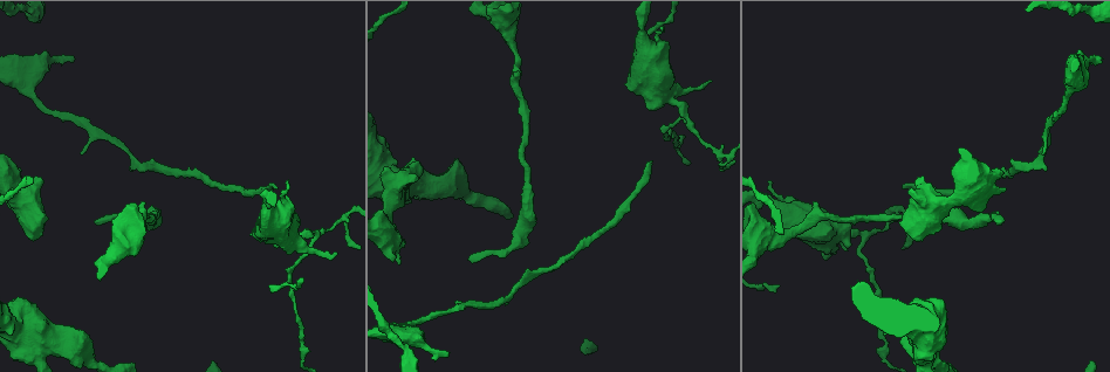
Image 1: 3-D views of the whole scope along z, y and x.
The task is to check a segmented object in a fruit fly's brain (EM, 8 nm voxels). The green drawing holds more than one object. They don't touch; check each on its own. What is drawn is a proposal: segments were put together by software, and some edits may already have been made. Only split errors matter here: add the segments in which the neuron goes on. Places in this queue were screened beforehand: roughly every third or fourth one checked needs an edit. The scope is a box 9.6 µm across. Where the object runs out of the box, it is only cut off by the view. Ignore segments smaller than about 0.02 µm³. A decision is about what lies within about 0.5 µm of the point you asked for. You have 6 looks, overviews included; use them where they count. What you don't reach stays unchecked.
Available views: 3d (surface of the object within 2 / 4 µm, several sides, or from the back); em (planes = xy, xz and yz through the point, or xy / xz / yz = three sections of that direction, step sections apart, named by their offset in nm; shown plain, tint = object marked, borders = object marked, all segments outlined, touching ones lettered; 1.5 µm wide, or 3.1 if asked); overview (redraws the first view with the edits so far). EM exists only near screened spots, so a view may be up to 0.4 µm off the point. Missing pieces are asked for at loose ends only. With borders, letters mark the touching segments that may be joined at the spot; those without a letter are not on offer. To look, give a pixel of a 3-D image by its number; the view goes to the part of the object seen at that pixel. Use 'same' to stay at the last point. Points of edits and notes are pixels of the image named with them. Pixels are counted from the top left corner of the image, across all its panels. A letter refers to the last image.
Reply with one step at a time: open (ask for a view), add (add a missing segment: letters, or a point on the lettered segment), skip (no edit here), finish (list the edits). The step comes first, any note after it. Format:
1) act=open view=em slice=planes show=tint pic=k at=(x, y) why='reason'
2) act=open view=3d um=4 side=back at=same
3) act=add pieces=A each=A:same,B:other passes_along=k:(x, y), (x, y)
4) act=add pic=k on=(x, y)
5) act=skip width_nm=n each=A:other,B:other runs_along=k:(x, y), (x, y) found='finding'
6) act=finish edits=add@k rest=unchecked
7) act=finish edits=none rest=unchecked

act=open view=em slice=xz step=4 show=borders pic=1 at=(664, 30) why='branch stops here'

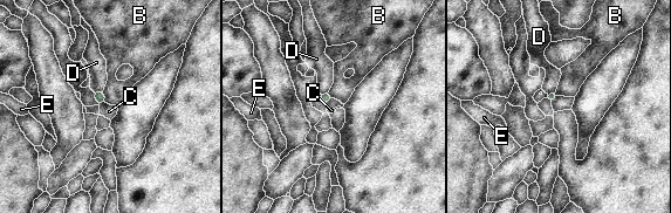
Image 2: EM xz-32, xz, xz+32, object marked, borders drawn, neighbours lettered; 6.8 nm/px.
act=open view=em slice=planes show=borders at=same

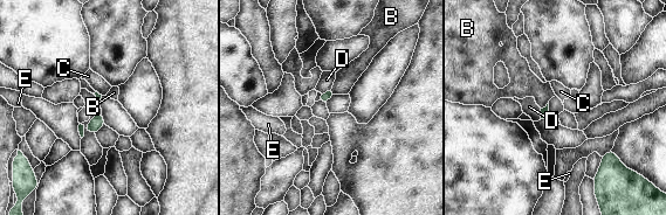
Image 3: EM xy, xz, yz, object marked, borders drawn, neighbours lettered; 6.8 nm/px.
act=skip each=B:other,C:other,D:other,E:other border=3:(330, 89), (320, 92) found='no lettered segment goes on from it'

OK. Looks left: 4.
act=open view=em slice=xz step=8 show=tint pic=1 at=(277, 189) why='free end'

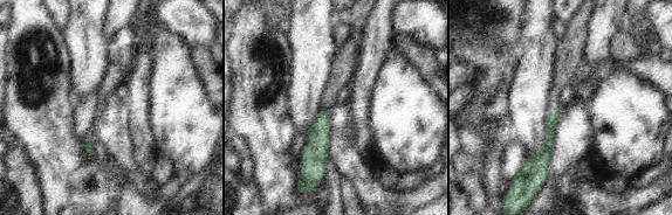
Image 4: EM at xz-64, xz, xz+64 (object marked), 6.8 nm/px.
act=open view=em slice=planes show=borders at=same

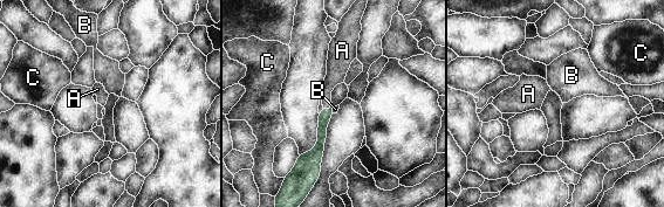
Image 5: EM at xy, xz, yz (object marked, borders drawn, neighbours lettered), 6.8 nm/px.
act=add pieces=A each=A:same,B:other,C:other passes_along=5:(324, 116), (326, 108), (336, 74) found='it goes on there'

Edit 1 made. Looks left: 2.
act=open view=overview

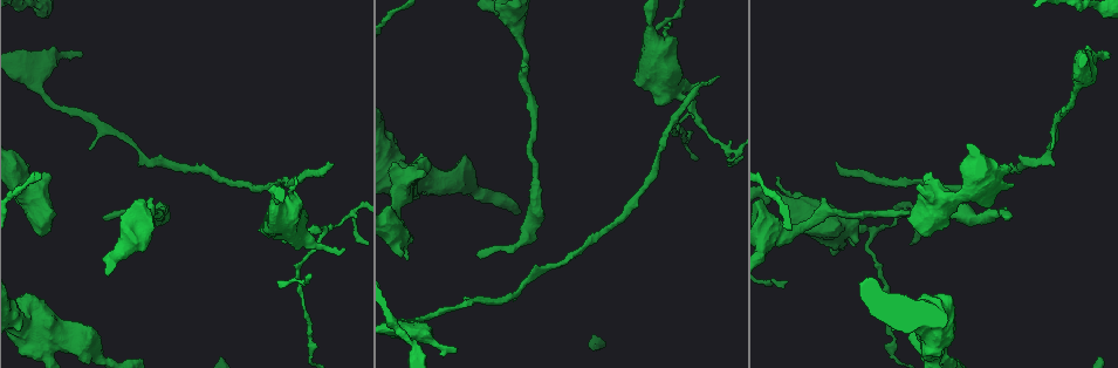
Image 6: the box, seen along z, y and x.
act=open view=em slice=planes show=borders pic=6 at=(413, 194) why='free end'

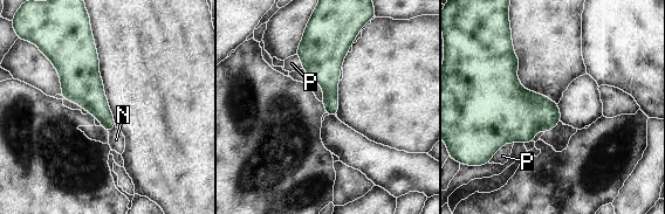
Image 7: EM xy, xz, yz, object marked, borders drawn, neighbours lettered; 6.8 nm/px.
act=skip each=N:other,P:other border=7:(115, 125), (108, 132) found='none of them fits'

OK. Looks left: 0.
act=finish edits=add@5 rest=unchecked

